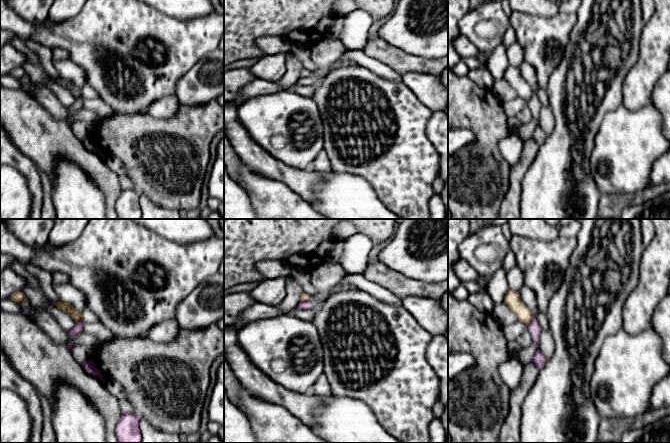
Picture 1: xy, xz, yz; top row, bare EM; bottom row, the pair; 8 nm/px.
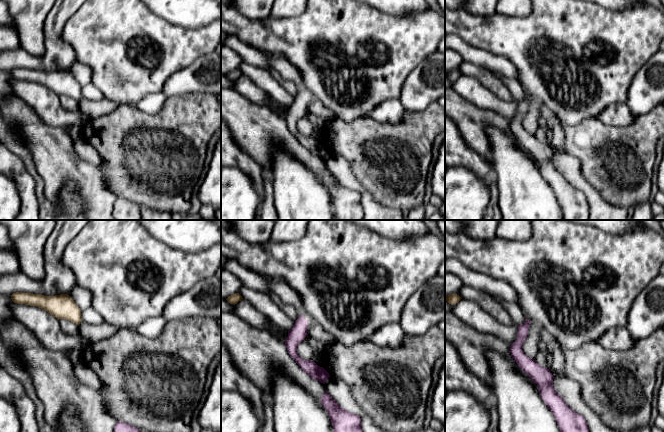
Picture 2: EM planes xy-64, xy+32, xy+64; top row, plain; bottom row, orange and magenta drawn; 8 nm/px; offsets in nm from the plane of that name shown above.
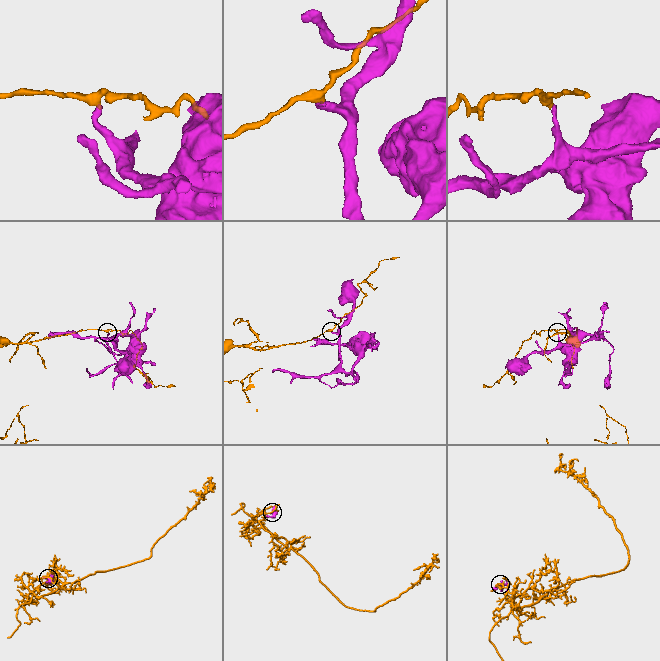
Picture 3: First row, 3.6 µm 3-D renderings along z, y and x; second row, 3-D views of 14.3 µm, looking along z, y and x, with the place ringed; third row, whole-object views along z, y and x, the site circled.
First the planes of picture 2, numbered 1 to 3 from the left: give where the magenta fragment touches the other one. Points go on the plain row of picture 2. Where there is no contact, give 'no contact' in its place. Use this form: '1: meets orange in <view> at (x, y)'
1: no contact
2: no contact
3: no contact

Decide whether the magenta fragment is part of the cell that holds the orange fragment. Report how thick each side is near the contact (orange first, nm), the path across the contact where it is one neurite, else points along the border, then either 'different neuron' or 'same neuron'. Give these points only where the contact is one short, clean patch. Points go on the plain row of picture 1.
calibres 90 and 80 nm; border xy (82, 93), (75, 98); different neuron

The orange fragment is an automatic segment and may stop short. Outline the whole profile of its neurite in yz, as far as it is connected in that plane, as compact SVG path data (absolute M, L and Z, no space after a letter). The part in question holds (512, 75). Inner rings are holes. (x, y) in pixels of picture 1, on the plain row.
M512 65L506 68L504 79L516 91L518 96L525 100L529 100L534 93L534 88L524 80L520 70Z

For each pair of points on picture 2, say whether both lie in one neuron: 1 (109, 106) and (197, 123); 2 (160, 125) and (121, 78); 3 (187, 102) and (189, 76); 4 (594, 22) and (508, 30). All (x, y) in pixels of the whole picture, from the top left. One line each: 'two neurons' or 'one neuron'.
1: two neurons
2: two neurons
3: two neurons
4: one neuron

